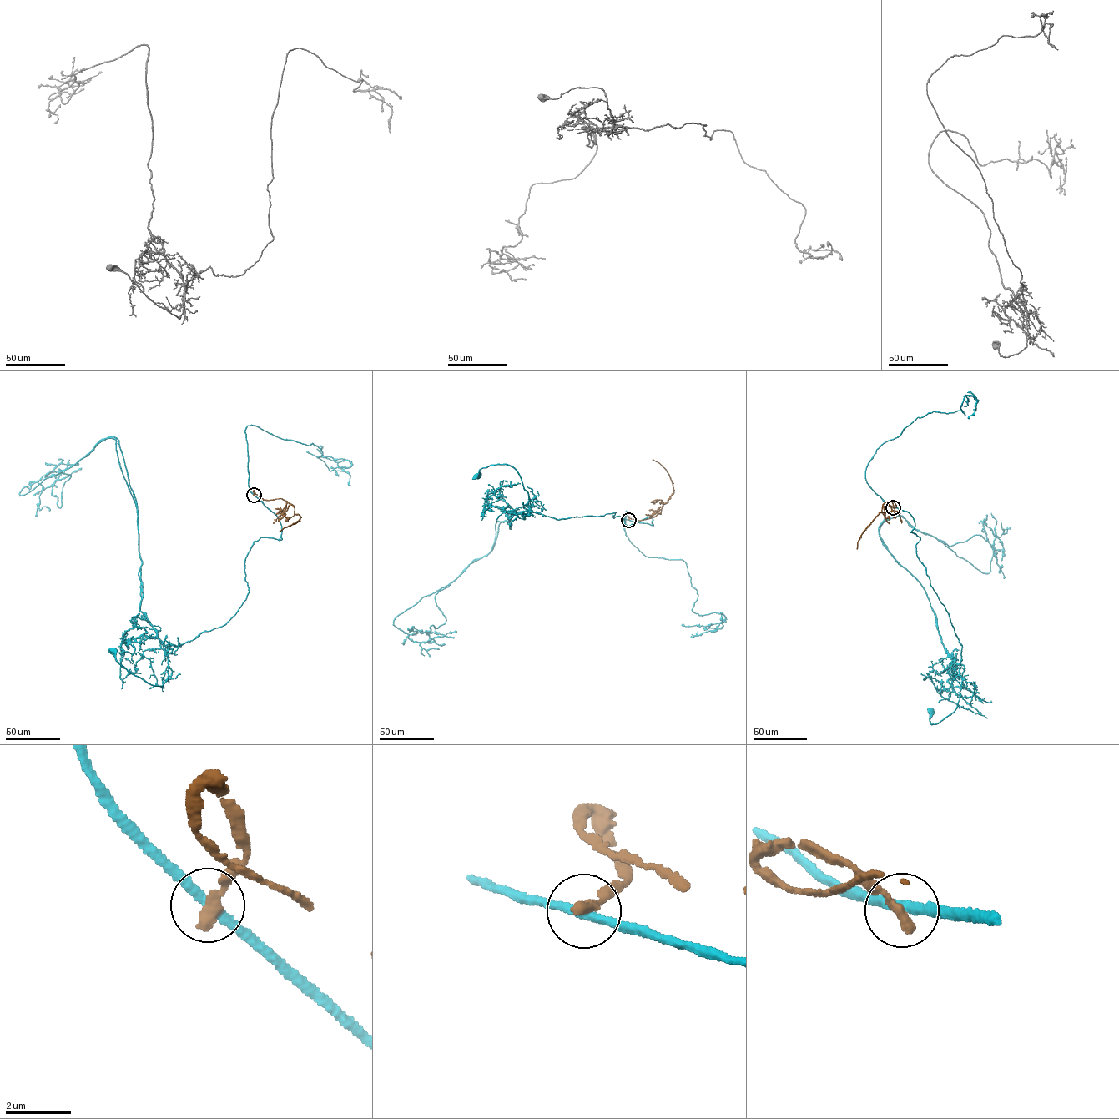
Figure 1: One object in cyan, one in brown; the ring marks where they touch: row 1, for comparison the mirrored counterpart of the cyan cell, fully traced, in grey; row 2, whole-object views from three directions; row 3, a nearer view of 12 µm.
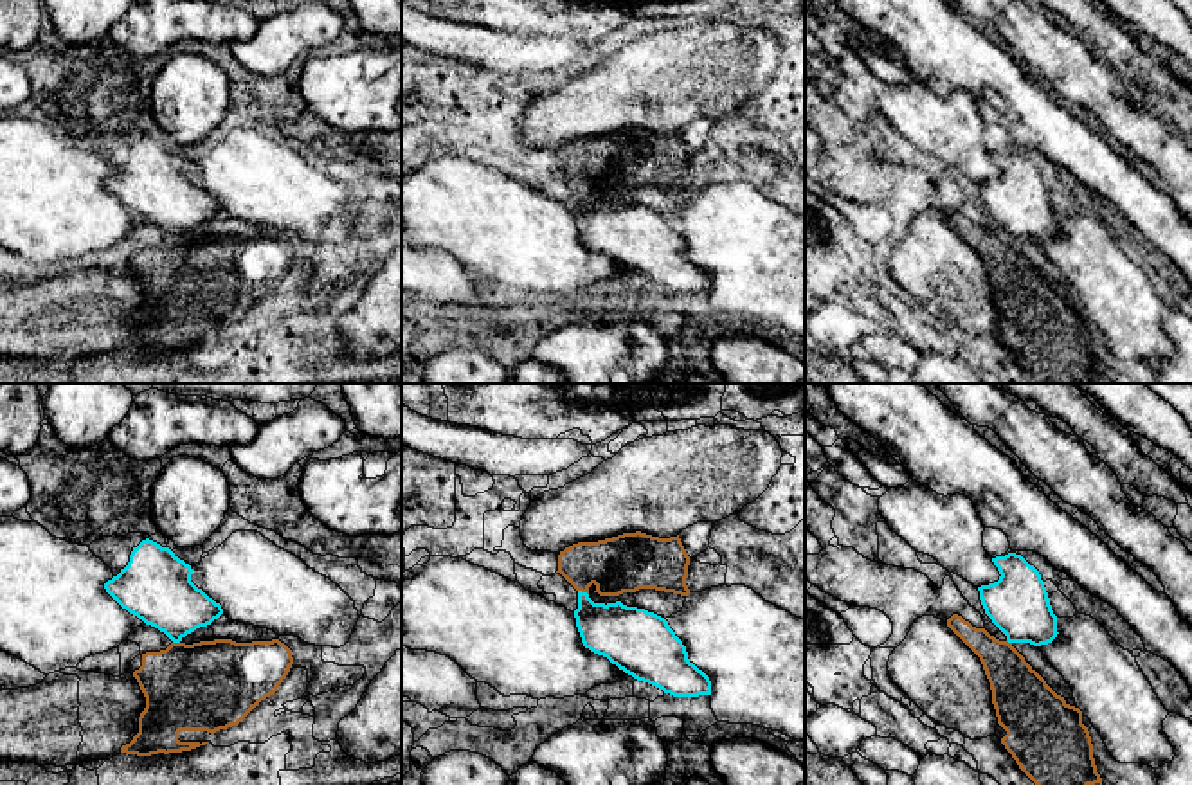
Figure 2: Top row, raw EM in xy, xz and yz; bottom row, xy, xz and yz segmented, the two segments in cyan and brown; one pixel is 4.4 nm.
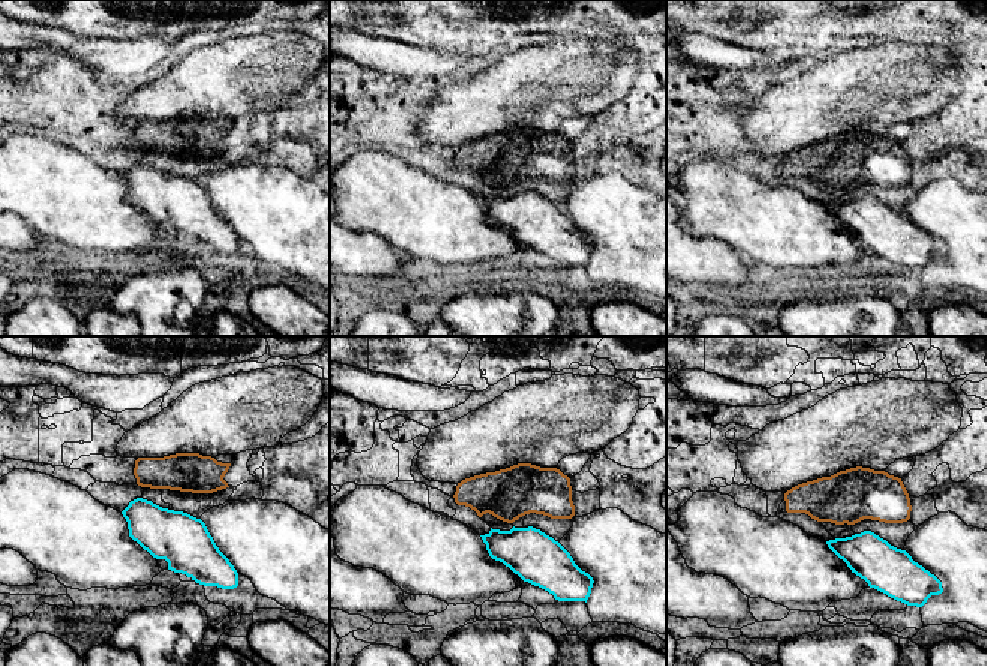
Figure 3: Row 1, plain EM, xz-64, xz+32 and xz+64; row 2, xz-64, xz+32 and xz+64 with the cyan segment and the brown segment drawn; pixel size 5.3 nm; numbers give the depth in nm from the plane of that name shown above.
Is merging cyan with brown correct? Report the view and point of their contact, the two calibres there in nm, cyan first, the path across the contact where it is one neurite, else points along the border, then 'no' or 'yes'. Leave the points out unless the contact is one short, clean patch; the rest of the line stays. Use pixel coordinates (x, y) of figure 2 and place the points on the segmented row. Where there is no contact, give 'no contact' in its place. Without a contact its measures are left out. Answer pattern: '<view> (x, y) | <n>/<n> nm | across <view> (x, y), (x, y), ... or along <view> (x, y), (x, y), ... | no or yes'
xz (584, 593) | 260/260 nm | along xz (578, 589), (587, 595) | no

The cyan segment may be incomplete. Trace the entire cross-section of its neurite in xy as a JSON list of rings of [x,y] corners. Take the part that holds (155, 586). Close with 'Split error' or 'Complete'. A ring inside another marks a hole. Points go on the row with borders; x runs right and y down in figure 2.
[[[146,538],[104,589],[130,614],[180,643],[223,614],[221,605],[191,582],[191,574],[191,565],[169,547]]]. Complete

